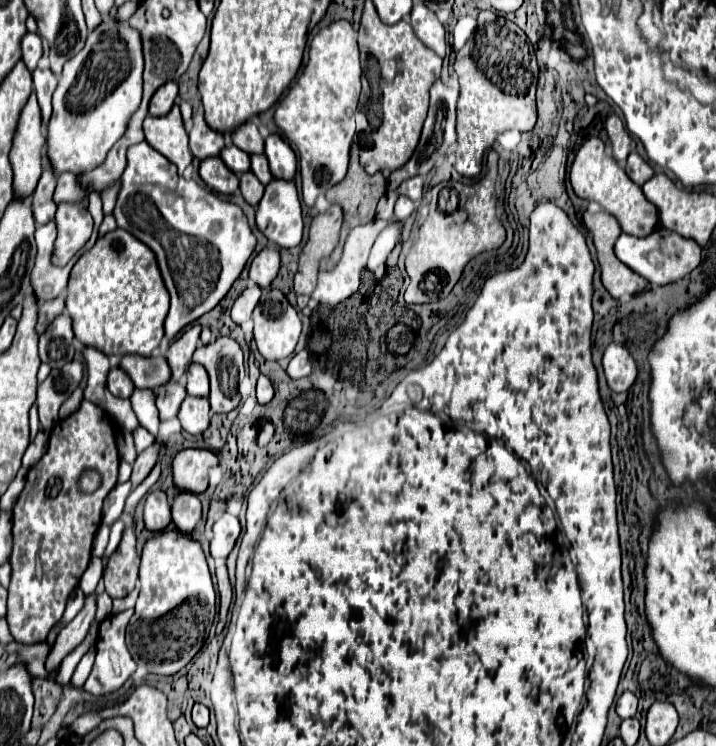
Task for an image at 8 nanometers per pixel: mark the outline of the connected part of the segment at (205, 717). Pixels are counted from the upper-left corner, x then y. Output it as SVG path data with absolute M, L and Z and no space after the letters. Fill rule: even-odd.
M194 704L191 717L198 728L206 728L210 722L210 711L204 704Z

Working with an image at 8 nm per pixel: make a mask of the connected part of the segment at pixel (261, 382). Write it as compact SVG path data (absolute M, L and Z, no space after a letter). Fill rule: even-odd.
M260 376L260 378L258 378L258 388L256 388L256 392L258 392L258 402L260 402L260 404L268 404L268 402L272 400L272 396L274 396L272 382L270 382L266 376Z

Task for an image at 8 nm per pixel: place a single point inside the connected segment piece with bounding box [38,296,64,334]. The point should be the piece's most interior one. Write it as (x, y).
(49, 310)

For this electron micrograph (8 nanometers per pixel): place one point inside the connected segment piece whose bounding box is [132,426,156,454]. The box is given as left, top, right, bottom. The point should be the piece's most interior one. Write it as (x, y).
(142, 438)

